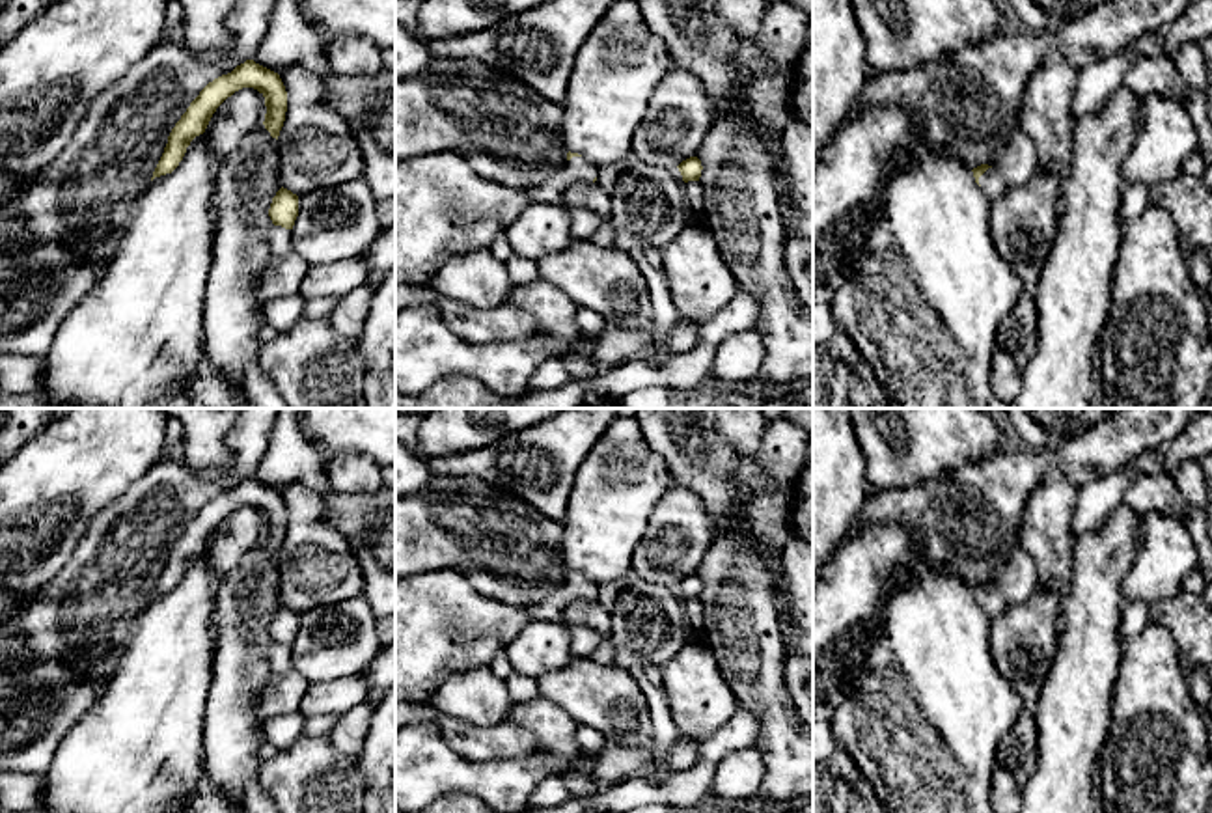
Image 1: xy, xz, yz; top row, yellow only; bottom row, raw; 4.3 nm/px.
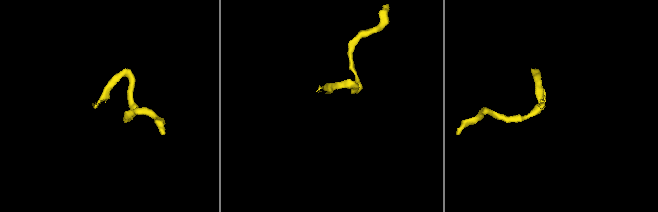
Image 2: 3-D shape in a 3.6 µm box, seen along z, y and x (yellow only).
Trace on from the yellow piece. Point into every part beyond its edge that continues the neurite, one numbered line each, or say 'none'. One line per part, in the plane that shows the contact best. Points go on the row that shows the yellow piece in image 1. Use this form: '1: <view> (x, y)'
1: yz (992, 183)

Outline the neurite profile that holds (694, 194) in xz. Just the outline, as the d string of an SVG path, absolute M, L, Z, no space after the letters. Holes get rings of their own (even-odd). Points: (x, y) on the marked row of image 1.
M688 181L688 183L684 183L684 198L686 198L686 205L697 216L701 216L703 207L705 207L705 194L703 194L703 186L701 186L699 181Z

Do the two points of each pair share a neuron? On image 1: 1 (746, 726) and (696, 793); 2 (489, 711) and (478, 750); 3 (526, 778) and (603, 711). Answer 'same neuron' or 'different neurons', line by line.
1: same neuron
2: different neurons
3: different neurons

